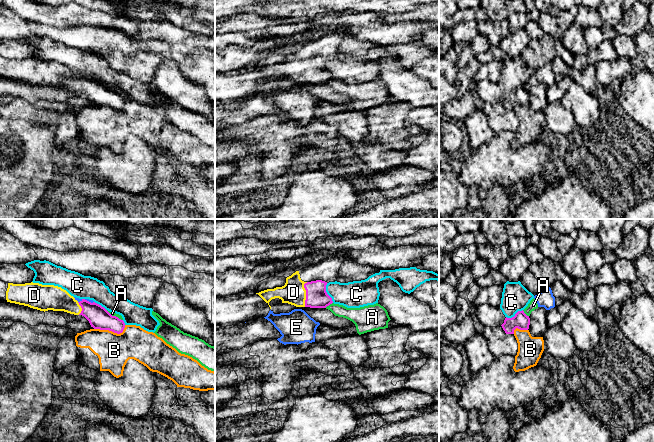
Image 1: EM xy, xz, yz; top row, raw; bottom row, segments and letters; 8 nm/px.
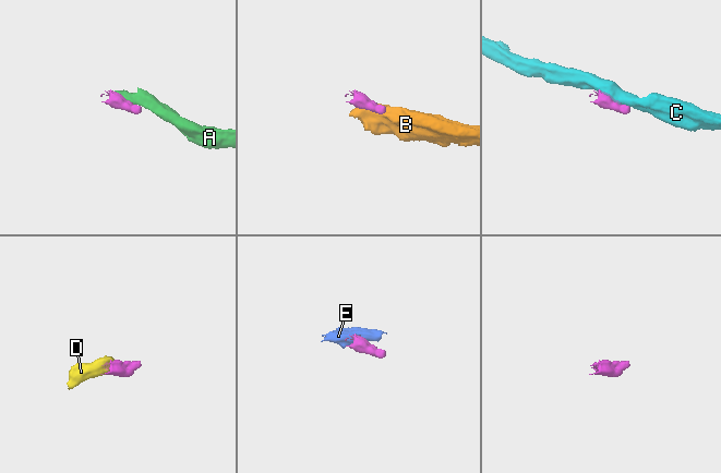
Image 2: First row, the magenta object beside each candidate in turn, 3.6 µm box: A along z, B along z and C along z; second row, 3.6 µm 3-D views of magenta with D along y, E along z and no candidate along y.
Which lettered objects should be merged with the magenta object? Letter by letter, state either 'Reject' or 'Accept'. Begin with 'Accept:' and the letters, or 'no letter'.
Accept: D
A: Reject
B: Reject
C: Reject
D: Accept
E: Reject

